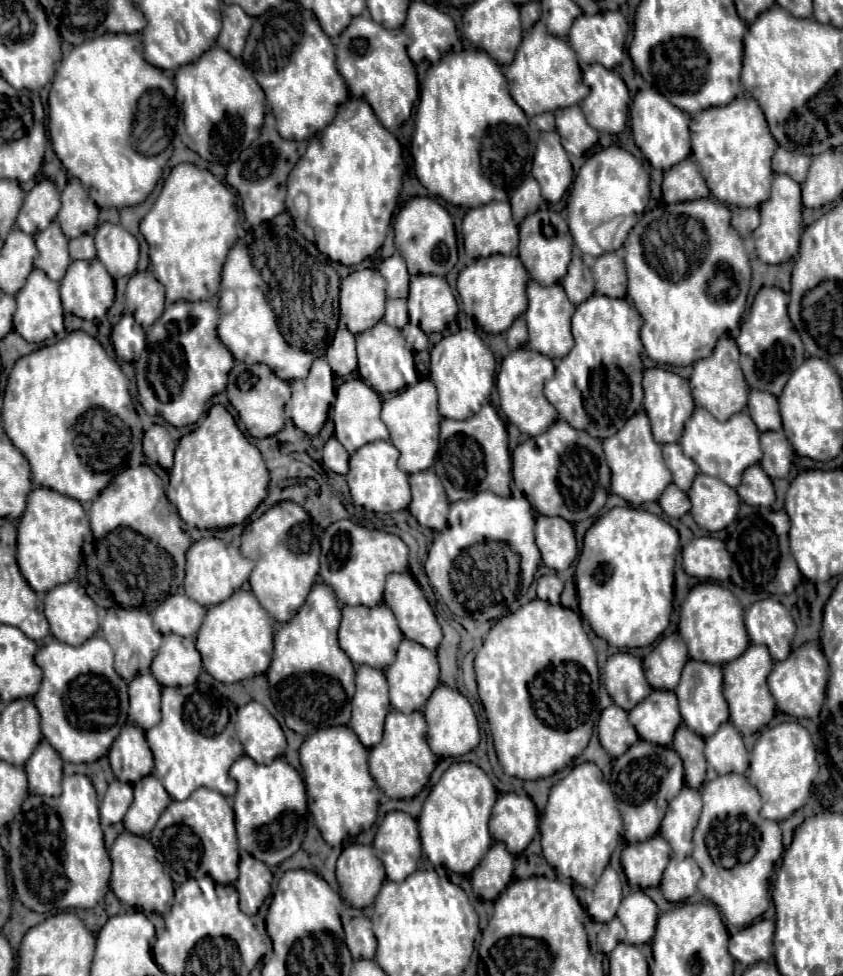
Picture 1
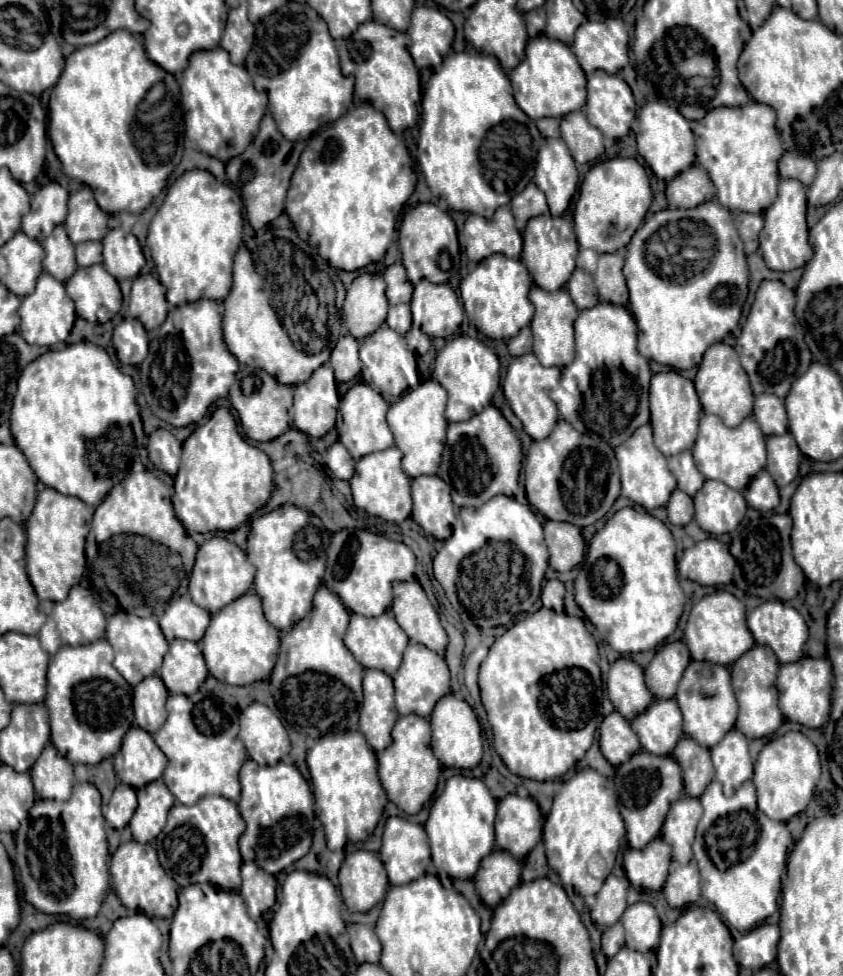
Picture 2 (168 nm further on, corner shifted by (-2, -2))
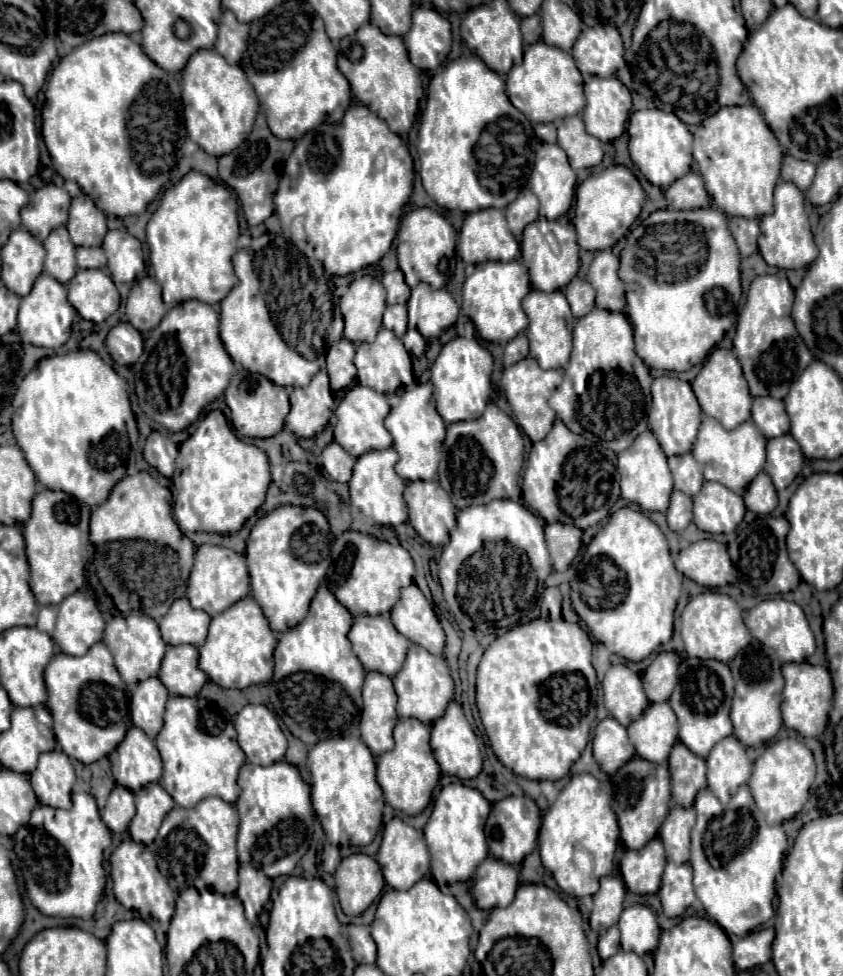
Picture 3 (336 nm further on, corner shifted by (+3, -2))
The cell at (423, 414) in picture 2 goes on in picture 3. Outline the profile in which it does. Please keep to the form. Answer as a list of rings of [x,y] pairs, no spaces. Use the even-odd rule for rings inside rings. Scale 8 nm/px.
[[[415,383],[406,388],[400,396],[400,403],[390,409],[384,425],[390,431],[390,435],[394,437],[394,449],[400,455],[400,461],[396,465],[396,473],[408,481],[434,479],[436,471],[438,471],[444,435],[446,435],[446,423],[442,417],[438,417],[438,411],[434,409],[432,385],[430,383]]]

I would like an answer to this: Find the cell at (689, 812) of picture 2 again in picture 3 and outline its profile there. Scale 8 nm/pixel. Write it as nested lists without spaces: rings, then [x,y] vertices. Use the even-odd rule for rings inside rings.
[[[672,807],[660,827],[660,841],[664,843],[666,855],[674,863],[686,863],[690,857],[690,829],[696,821],[694,807]]]

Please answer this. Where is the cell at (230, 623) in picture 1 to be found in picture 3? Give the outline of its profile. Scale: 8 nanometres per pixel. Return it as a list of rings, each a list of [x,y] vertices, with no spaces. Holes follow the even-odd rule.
[[[244,597],[230,609],[212,617],[206,643],[200,647],[198,665],[202,671],[224,689],[244,689],[248,685],[266,683],[272,677],[272,653],[276,635],[270,629],[260,605],[252,597]]]

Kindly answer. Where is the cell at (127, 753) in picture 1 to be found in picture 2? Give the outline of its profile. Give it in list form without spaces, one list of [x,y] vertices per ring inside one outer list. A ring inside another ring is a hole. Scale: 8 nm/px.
[[[131,727],[119,753],[113,757],[113,763],[121,783],[141,789],[143,785],[157,781],[169,761],[147,731]]]

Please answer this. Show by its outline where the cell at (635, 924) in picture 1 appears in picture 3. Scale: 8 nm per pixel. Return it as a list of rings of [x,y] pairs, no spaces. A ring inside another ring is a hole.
[[[644,905],[626,907],[618,921],[622,933],[622,949],[634,951],[638,955],[650,953],[658,945],[660,927],[656,915]]]

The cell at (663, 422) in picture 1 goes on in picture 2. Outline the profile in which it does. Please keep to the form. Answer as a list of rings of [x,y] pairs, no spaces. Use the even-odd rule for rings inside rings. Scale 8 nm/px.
[[[675,371],[653,375],[649,405],[651,405],[651,427],[655,435],[655,447],[665,457],[691,449],[697,439],[697,425],[701,417],[701,403],[693,387],[693,381],[681,377]]]

